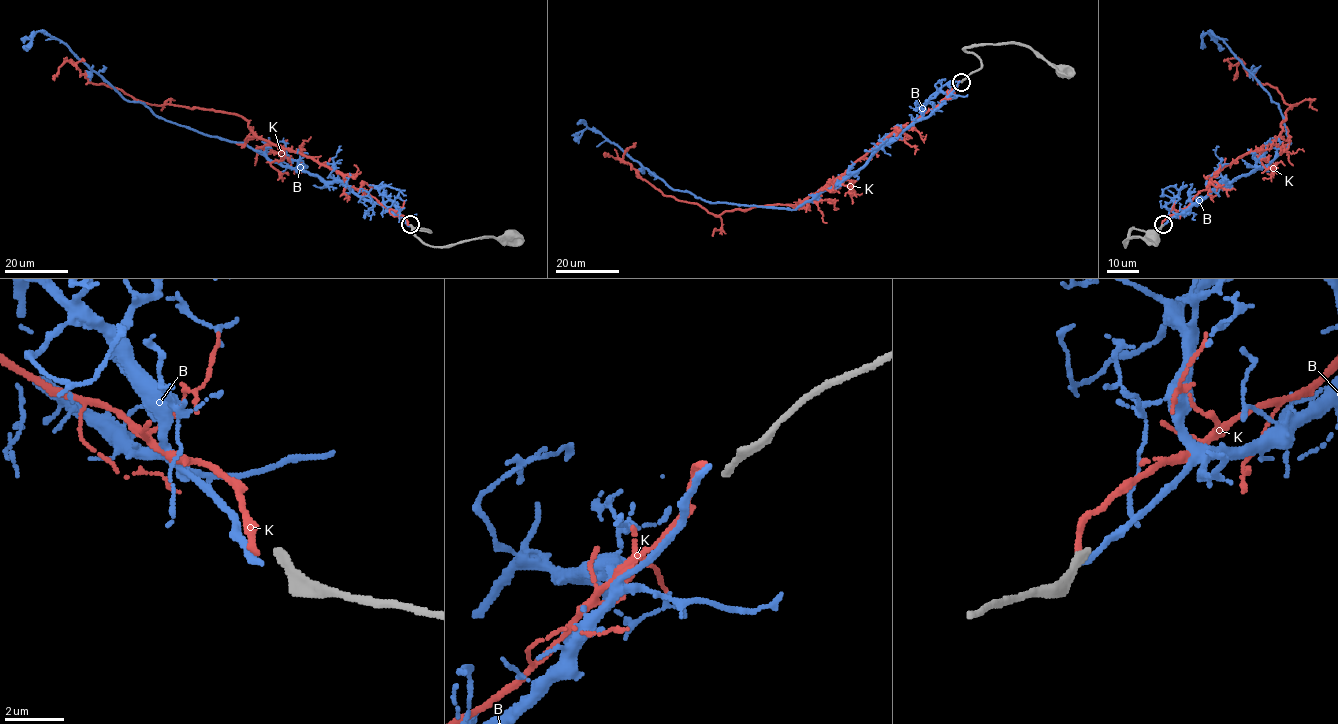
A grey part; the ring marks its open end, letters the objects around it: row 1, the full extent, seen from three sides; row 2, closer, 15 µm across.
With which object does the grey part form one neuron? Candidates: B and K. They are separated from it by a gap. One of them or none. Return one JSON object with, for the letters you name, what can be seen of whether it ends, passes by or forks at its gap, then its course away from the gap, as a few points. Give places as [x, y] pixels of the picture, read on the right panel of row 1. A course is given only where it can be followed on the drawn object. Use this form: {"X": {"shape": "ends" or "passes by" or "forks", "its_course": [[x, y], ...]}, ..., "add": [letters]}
{"add": []}

